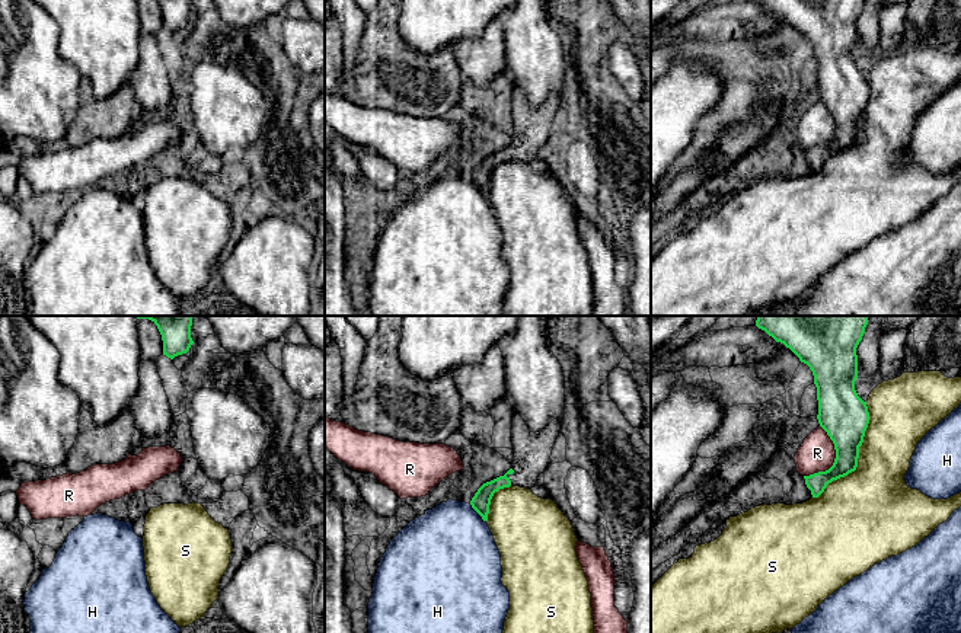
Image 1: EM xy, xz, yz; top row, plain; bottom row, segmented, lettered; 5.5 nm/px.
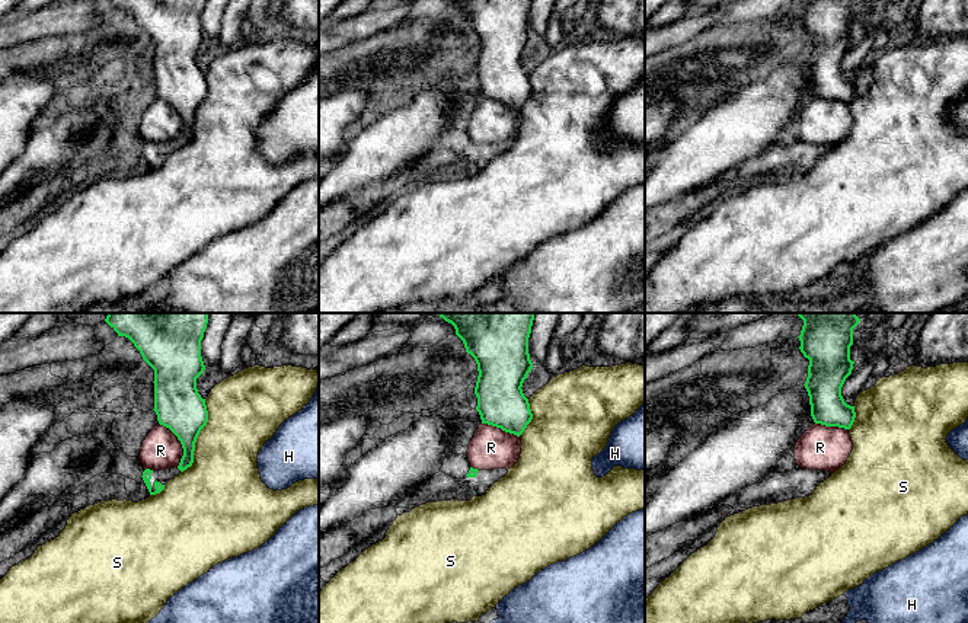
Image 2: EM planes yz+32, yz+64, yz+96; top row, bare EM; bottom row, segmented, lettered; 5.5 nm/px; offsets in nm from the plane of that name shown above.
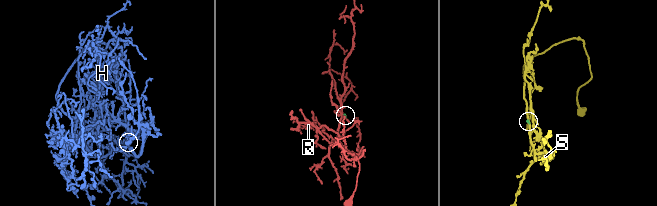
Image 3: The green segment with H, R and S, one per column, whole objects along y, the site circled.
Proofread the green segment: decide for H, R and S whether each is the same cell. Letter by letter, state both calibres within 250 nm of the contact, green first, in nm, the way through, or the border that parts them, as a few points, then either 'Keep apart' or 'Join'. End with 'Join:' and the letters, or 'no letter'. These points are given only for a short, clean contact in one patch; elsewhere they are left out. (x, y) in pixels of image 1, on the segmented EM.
H: Thickness 100 nm (green) against 480 nm. Boundary: xz (469, 504), (485, 521). Keep apart
R: Thickness 280 nm (green) against 200 nm. Keep apart
S: Thickness 280 nm (green) against 400 nm. Keep apart
Join: no letter

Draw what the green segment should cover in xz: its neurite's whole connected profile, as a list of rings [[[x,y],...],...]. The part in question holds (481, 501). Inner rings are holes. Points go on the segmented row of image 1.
[[[514,415],[511,428],[513,467],[491,482],[483,483],[470,501],[472,508],[488,521],[491,499],[495,492],[510,486],[531,489],[537,477],[552,466],[552,450],[562,432],[561,421],[553,419],[540,432],[531,432],[520,415]]]

